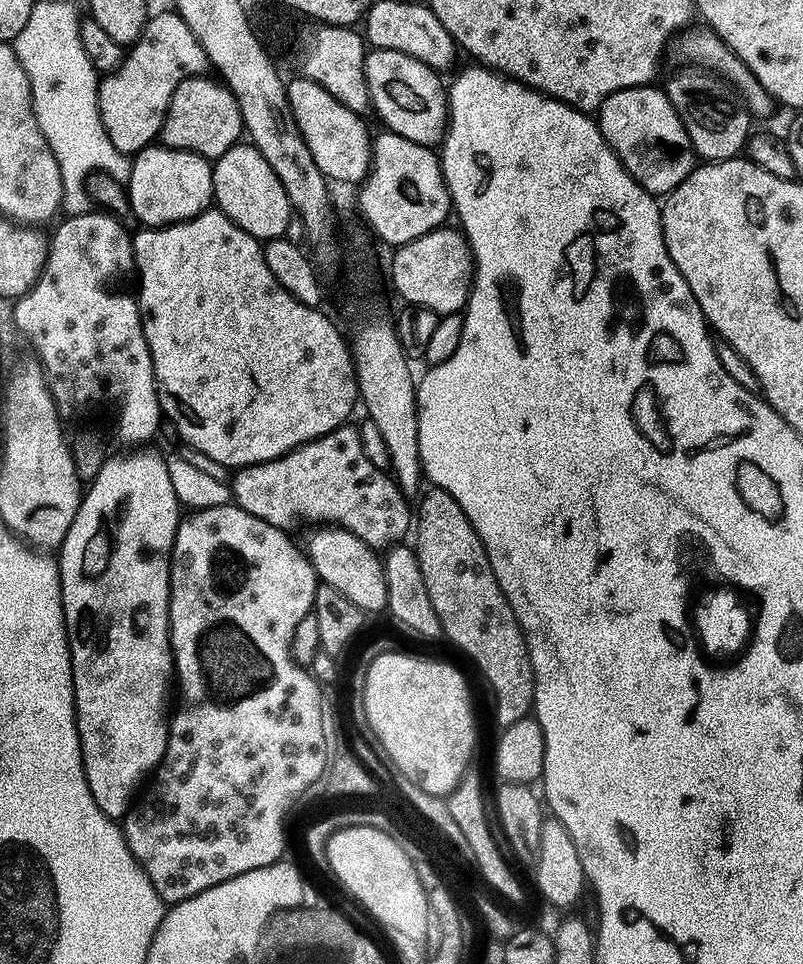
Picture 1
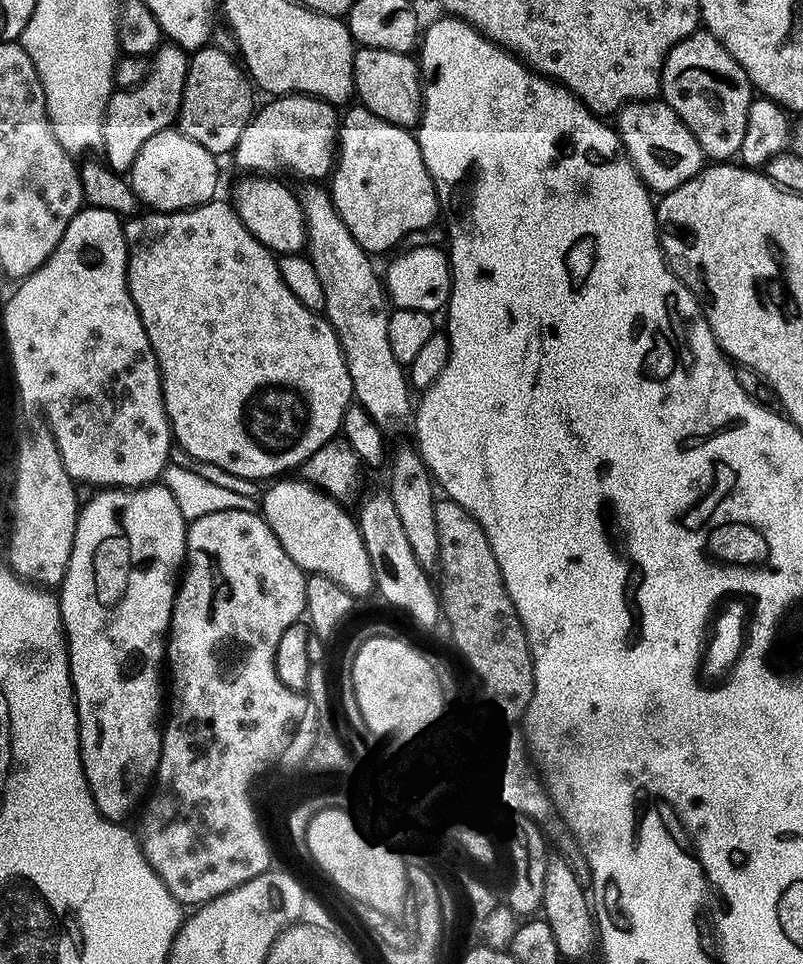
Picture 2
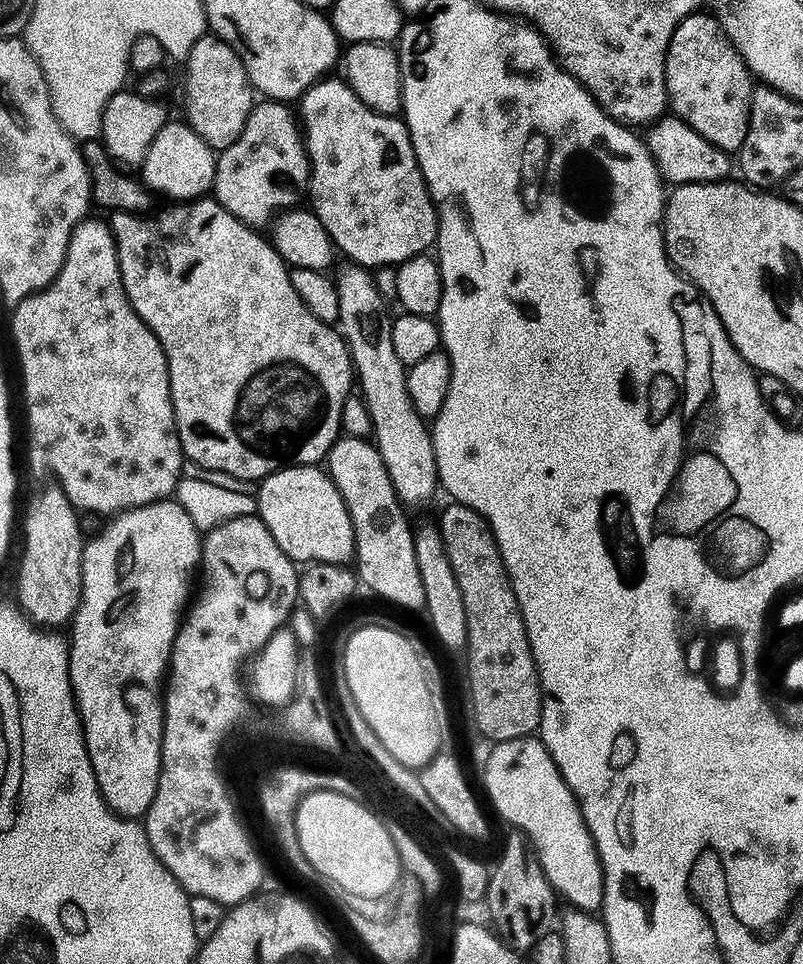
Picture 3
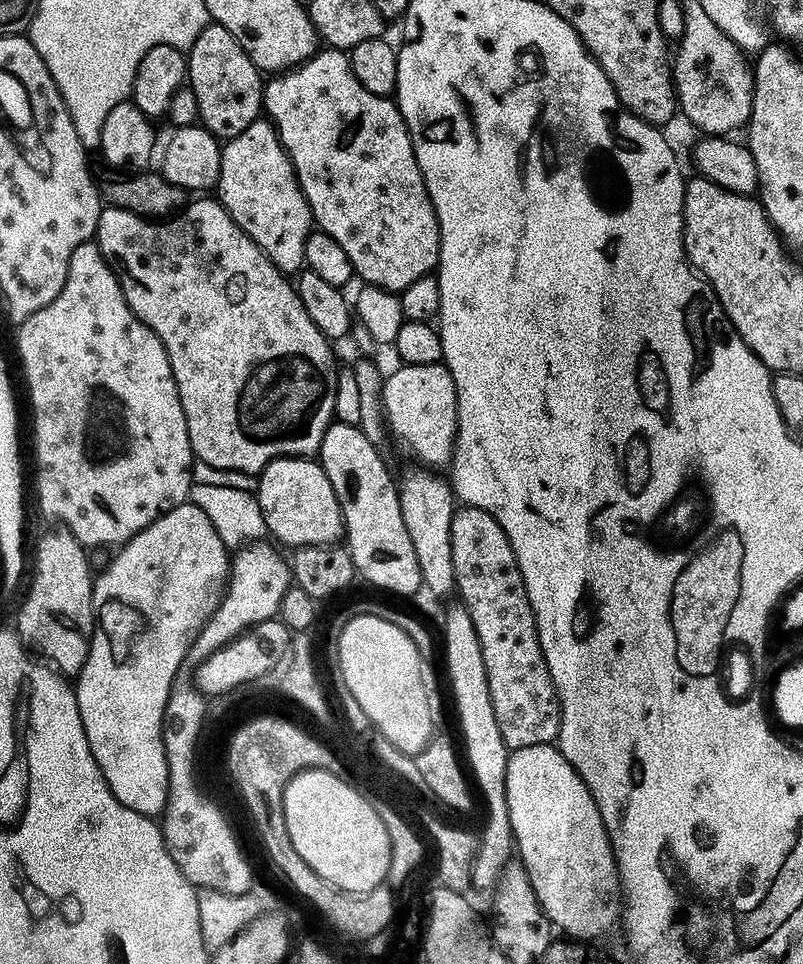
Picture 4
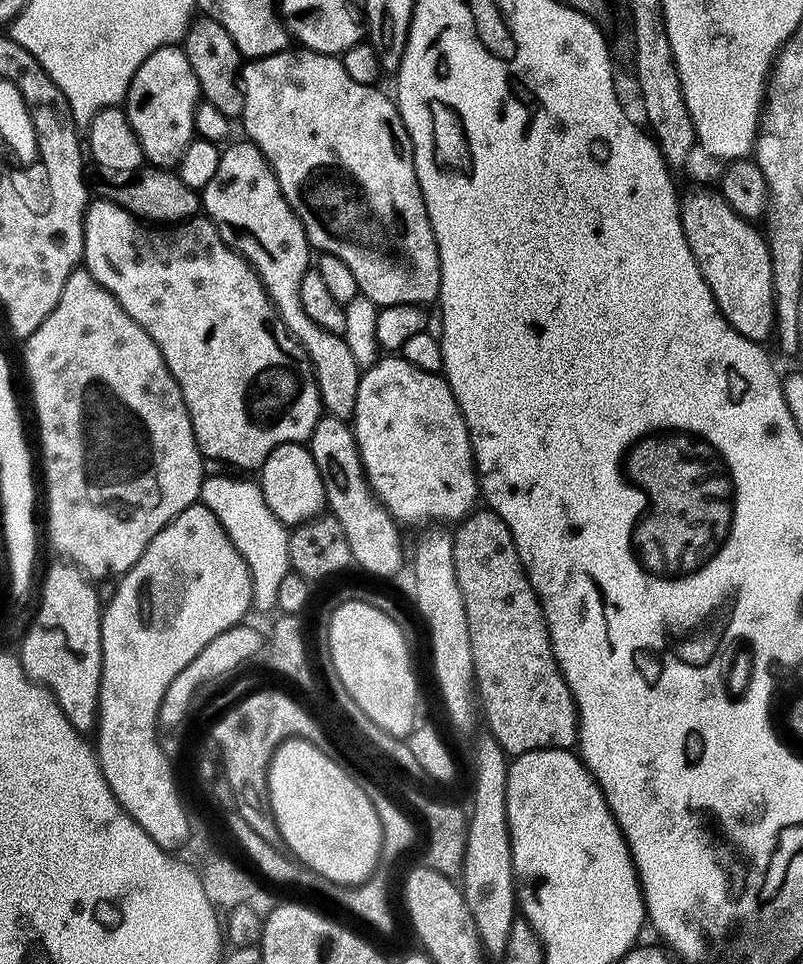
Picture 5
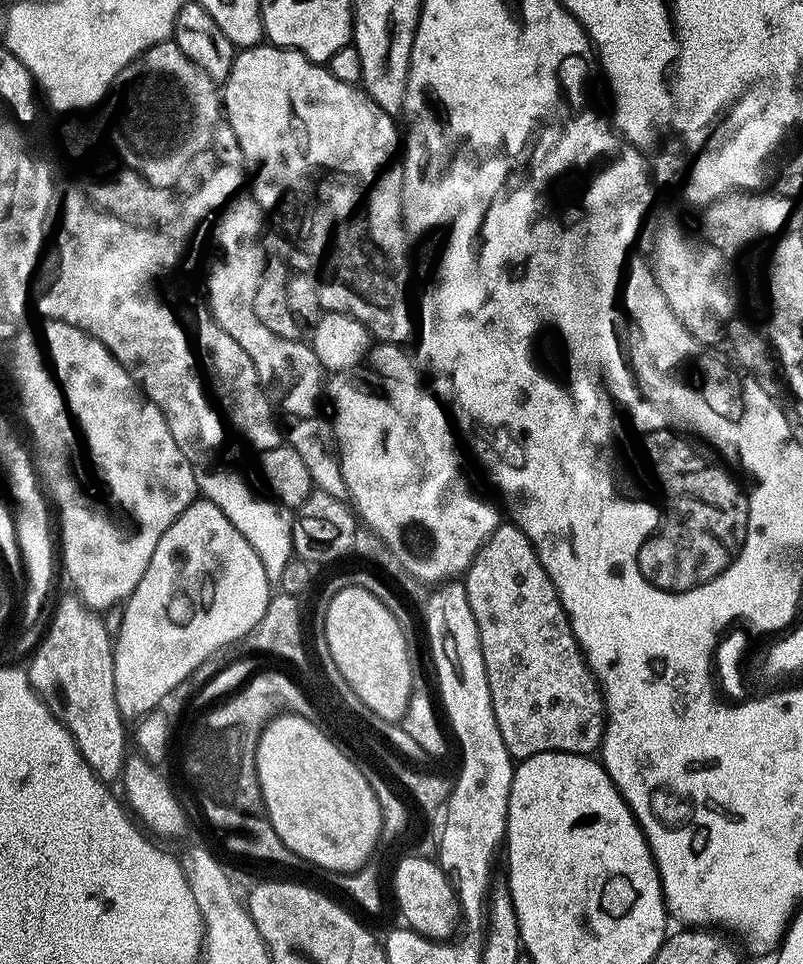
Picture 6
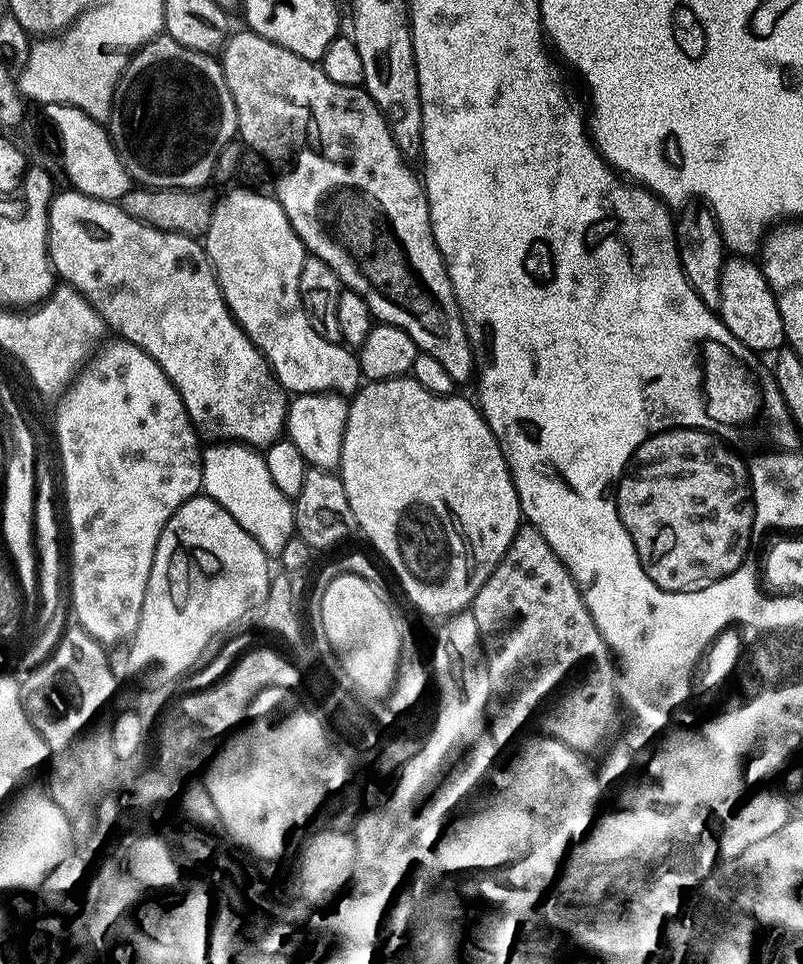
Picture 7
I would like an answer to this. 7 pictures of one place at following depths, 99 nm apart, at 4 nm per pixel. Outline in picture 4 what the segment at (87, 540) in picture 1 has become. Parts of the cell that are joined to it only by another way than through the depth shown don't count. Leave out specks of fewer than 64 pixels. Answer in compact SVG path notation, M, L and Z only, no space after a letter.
M191 502L180 504L177 508L172 508L169 512L164 512L157 520L150 522L138 534L134 534L125 544L119 545L115 549L116 557L104 568L104 573L95 577L92 586L92 607L95 619L100 619L100 628L104 631L104 636L108 639L108 656L112 660L117 660L120 665L116 668L116 673L112 672L91 672L88 666L80 669L74 680L74 691L78 702L78 714L82 718L82 726L86 730L86 742L92 751L92 757L100 777L104 780L105 788L112 793L113 799L126 808L132 808L135 812L142 812L146 816L155 817L165 811L170 799L170 789L168 787L168 761L164 754L164 741L162 739L162 725L166 720L166 707L168 705L168 694L177 679L175 668L179 666L180 659L189 655L192 642L196 635L200 633L200 628L214 614L216 607L220 605L220 600L224 596L224 590L228 582L228 570L230 567L230 554L226 549L224 540L214 530L210 518L198 510Z

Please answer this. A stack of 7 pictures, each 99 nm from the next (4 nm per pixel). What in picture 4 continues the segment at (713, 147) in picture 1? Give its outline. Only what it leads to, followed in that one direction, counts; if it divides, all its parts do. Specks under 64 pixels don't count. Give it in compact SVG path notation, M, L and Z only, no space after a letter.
M692 2L692 5L688 8L688 13L684 16L684 29L680 32L680 45L676 48L676 61L674 61L673 64L671 61L670 64L670 75L672 77L672 83L676 94L676 103L679 111L682 113L682 116L684 112L685 118L688 119L694 127L701 128L701 133L709 136L727 137L729 134L736 134L732 132L738 131L739 128L741 131L741 129L747 125L750 114L752 113L752 81L754 79L754 72L750 67L749 61L748 64L744 61L744 56L745 53L741 50L741 48L734 41L732 41L720 27L717 26L714 20L710 18L710 14L706 14L706 10L702 7L702 5L698 2Z

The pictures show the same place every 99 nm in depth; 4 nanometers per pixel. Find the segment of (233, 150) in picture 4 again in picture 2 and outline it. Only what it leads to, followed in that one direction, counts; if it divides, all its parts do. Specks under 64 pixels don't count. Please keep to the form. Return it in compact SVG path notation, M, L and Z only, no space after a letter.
M289 94L269 99L264 109L257 111L248 121L246 130L242 130L242 138L236 144L234 159L244 174L284 174L293 172L304 182L312 182L316 176L327 177L334 167L338 151L338 112L327 100L319 100L316 96Z

